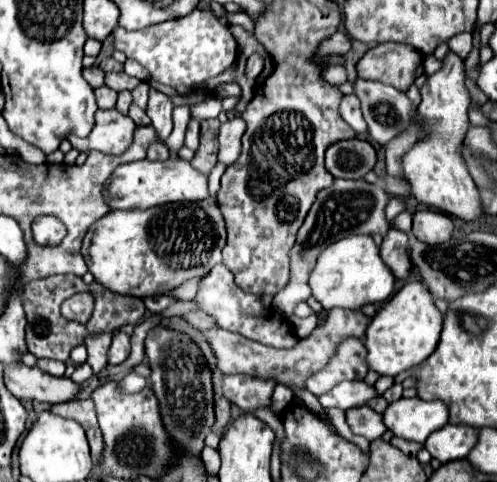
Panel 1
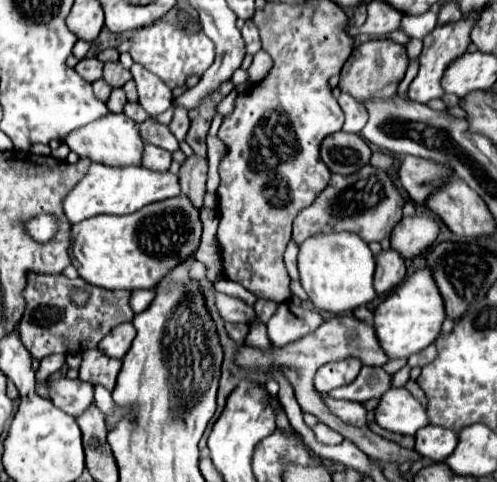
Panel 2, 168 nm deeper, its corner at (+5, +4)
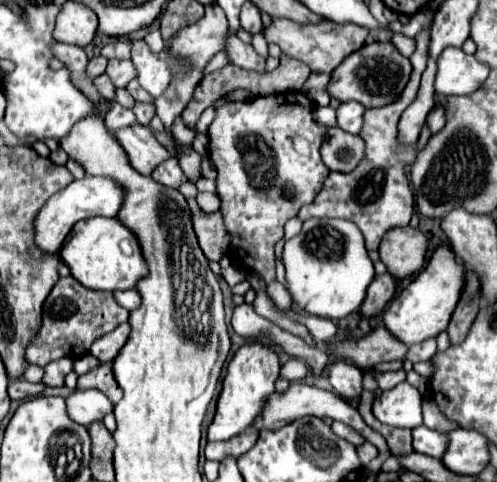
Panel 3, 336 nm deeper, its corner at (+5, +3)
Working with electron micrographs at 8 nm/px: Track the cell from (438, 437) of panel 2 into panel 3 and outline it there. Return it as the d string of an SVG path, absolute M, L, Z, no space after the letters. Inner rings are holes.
M419 426L413 430L413 450L433 456L433 458L441 458L445 454L449 446L449 438L443 432L431 430L427 426Z

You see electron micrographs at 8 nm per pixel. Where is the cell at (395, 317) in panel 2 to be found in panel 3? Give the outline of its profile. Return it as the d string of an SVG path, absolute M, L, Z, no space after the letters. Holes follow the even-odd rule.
M441 244L427 266L411 280L407 288L401 290L397 298L389 302L383 312L385 328L405 346L419 344L427 338L435 338L449 324L451 312L455 310L455 300L459 300L459 288L463 288L463 268L455 262L455 254L447 244Z

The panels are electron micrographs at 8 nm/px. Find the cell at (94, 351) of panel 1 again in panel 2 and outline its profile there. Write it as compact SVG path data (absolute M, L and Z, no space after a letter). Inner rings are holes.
M89 349L83 353L83 363L79 367L79 379L91 385L103 385L107 391L113 391L119 369L121 369L119 359L111 359L97 349Z

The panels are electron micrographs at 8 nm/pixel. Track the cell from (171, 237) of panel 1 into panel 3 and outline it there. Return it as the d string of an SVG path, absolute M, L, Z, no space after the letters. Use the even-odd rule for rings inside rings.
M87 218L73 226L61 252L71 276L91 290L131 290L147 276L147 260L137 236L115 218Z

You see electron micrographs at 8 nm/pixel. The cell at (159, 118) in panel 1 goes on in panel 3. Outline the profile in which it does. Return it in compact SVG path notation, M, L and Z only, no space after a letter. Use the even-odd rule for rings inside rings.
M143 40L133 42L131 60L137 68L139 86L157 100L167 90L169 80L171 80L167 68L163 68L163 62L145 46Z

